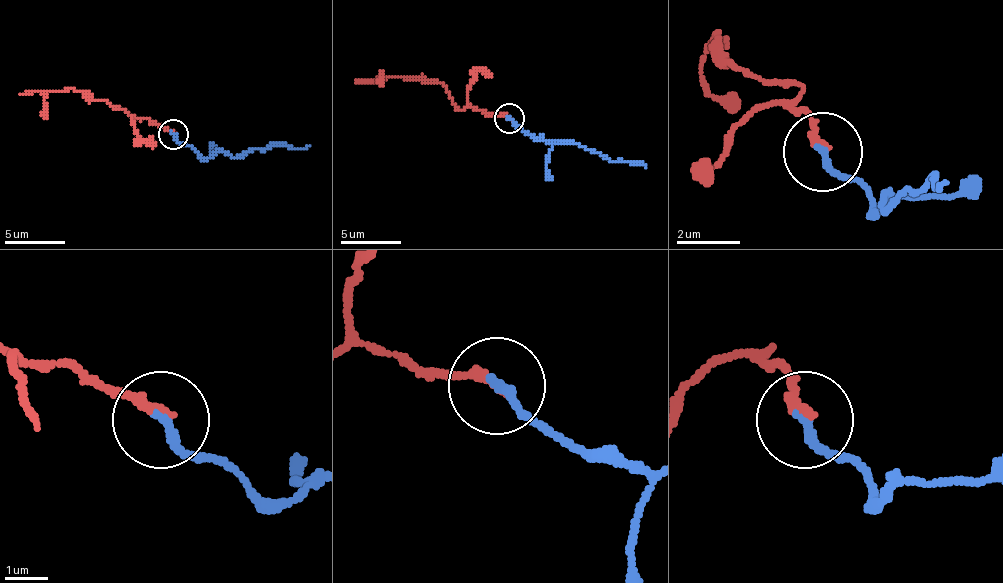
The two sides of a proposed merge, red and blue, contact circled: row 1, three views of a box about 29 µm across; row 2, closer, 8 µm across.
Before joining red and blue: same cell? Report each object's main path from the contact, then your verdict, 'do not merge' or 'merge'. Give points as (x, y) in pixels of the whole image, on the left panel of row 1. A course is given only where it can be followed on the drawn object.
course red (174, 133), (104, 100), (89, 100), (71, 88), (50, 91), (44, 100), (47, 118); course blue (174, 133), (204, 157), (228, 151), (243, 157), (255, 148), (309, 145); do not merge

